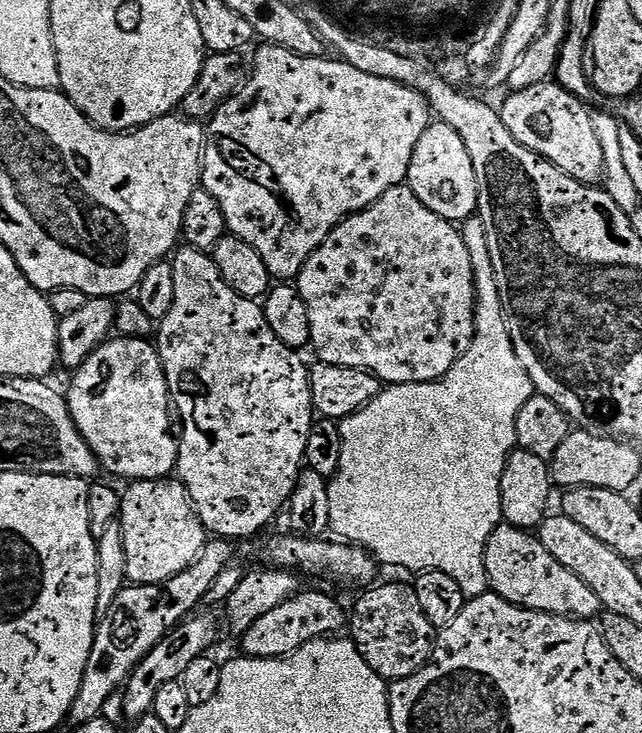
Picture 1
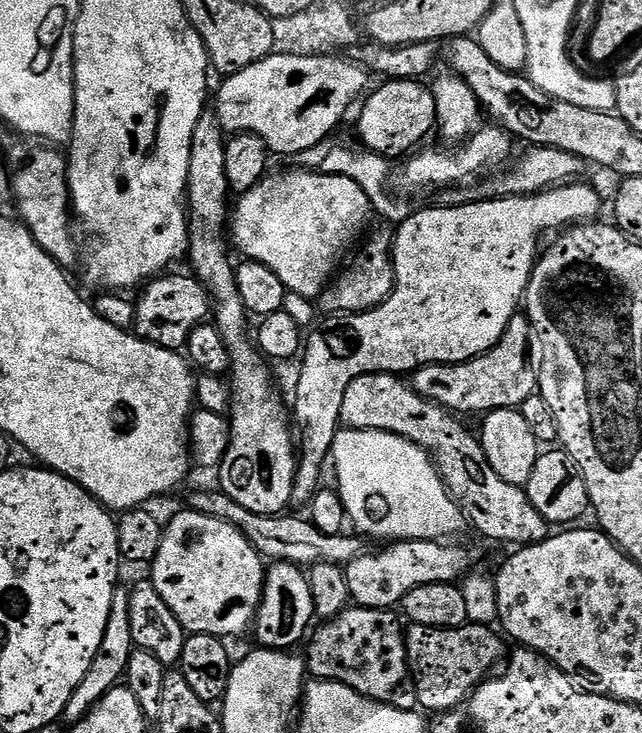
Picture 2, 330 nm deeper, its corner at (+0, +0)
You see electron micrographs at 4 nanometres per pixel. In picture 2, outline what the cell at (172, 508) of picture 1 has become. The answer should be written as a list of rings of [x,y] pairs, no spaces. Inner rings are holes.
[[[183,511],[169,524],[167,521],[158,554],[150,565],[150,582],[158,594],[162,594],[162,602],[170,606],[185,633],[197,632],[221,638],[240,636],[256,623],[256,611],[260,609],[260,599],[264,593],[266,561],[256,553],[254,546],[250,546],[250,542],[246,542],[246,538],[242,538],[238,530],[234,530],[234,526],[201,512]]]

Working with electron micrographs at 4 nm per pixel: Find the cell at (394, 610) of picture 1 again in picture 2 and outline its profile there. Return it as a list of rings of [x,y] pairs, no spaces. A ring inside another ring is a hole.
[[[471,622],[460,628],[407,625],[404,641],[408,655],[408,672],[416,683],[416,703],[425,713],[439,714],[457,708],[472,695],[472,691],[481,682],[489,679],[493,671],[491,668],[499,662],[500,655],[501,660],[505,655],[505,641],[501,633],[492,631],[496,630],[487,624]]]

